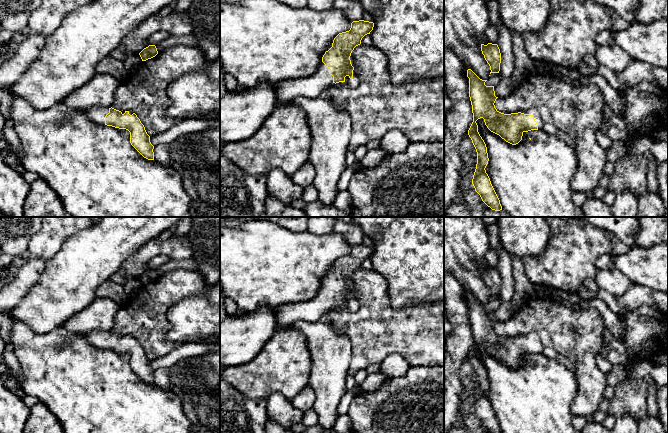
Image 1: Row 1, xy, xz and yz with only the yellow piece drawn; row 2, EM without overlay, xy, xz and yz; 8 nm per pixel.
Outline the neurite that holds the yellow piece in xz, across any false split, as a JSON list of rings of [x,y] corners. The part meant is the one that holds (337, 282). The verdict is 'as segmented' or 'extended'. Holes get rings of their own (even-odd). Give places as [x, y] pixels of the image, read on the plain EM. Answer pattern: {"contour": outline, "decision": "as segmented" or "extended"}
{"contour": [[[353,245],[349,255],[339,257],[334,262],[332,271],[323,279],[316,297],[309,301],[287,303],[273,308],[278,329],[286,330],[299,321],[315,323],[339,306],[347,306],[350,311],[357,311],[359,302],[356,292],[351,288],[350,280],[373,251],[373,246]]], "decision": "extended"}

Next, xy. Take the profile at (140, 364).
{"contour": [[[90,331],[84,333],[86,340],[99,350],[112,350],[119,353],[126,353],[130,356],[131,369],[146,383],[154,384],[154,370],[150,366],[150,360],[147,358],[144,349],[133,335],[119,335],[114,332]]], "decision": "extended"}

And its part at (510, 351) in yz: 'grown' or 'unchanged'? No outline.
grown

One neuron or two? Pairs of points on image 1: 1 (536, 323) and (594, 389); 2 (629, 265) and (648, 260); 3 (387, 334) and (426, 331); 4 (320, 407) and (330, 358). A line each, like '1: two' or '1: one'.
1: one
2: one
3: one
4: one

